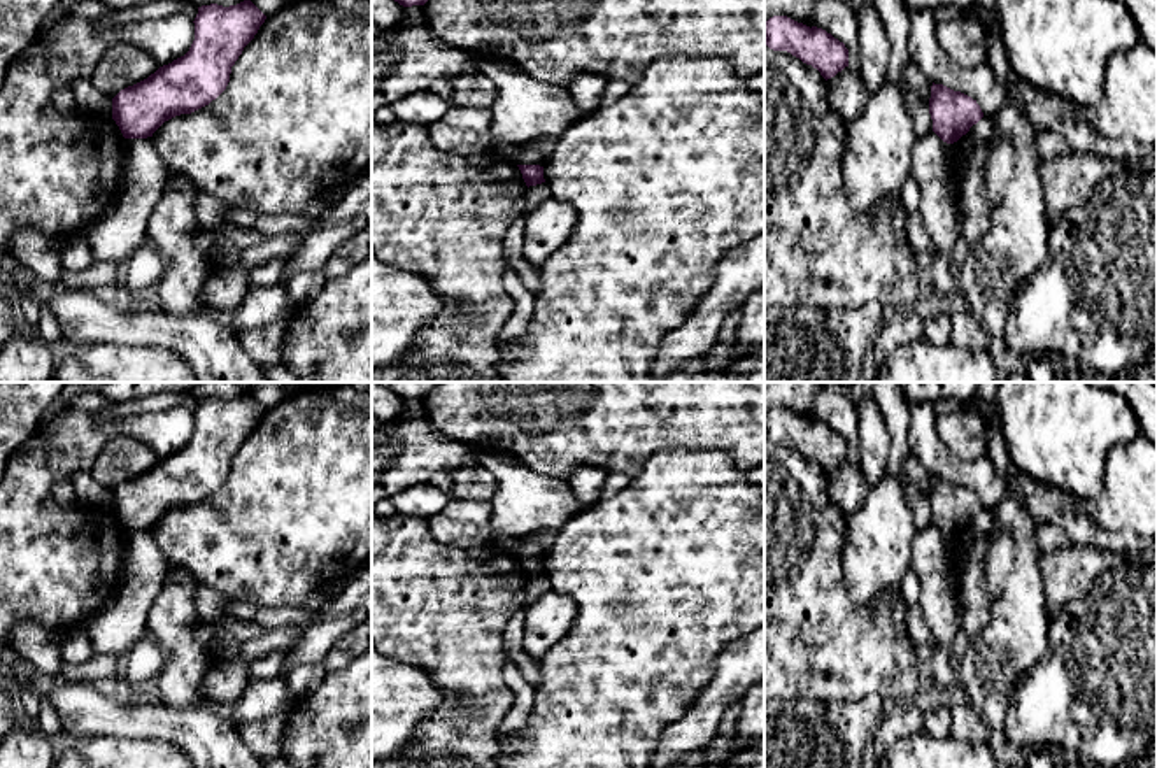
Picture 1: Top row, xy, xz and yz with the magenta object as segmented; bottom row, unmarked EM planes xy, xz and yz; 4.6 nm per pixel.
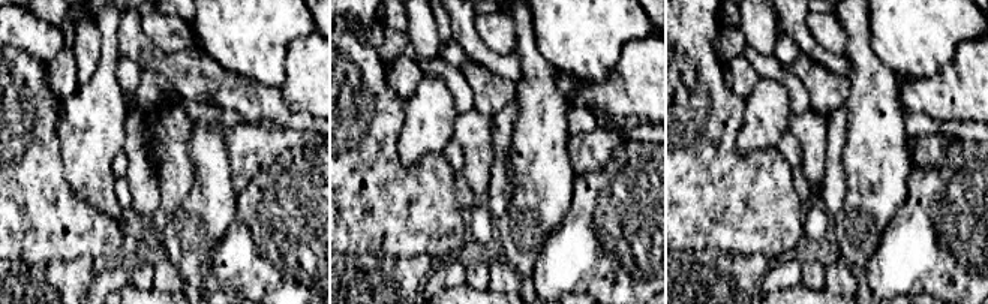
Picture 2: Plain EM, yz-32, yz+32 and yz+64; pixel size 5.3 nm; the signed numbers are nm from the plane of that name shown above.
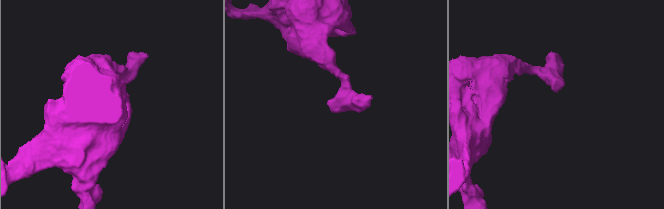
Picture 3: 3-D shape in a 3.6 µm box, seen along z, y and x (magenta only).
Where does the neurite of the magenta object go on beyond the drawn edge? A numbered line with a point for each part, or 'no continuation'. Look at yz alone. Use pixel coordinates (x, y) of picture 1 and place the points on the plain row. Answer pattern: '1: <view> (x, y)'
no continuation

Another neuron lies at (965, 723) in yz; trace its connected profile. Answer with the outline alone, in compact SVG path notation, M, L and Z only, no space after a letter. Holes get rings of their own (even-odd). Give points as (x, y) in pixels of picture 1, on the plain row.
M955 696L950 700L948 736L968 742L983 742L989 736L989 729L990 728L966 698Z

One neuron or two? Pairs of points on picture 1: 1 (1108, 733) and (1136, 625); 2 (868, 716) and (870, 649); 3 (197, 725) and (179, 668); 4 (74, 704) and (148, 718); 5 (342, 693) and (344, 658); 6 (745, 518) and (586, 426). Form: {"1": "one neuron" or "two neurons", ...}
{"1": "one neuron", "2": "two neurons", "3": "two neurons", "4": "one neuron", "5": "two neurons", "6": "two neurons"}

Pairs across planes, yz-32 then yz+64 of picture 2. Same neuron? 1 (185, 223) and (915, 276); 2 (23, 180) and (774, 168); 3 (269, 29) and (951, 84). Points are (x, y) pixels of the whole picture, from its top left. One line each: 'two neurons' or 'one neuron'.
1: two neurons
2: one neuron
3: two neurons

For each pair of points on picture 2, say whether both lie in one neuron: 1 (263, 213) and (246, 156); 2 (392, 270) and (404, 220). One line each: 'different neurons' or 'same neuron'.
1: different neurons
2: different neurons

